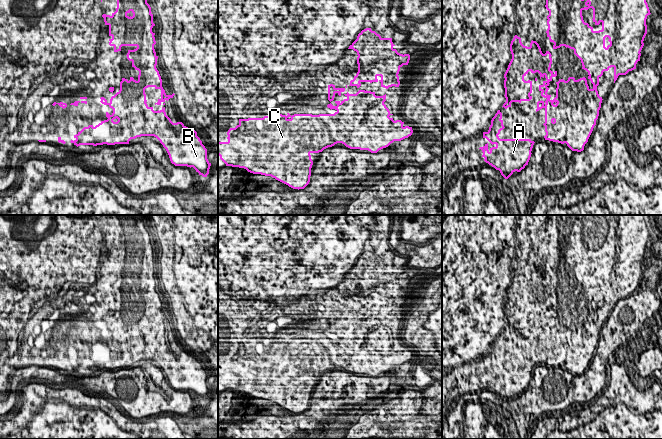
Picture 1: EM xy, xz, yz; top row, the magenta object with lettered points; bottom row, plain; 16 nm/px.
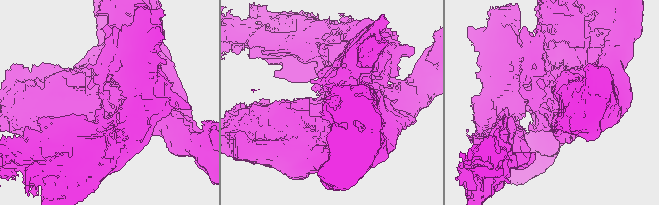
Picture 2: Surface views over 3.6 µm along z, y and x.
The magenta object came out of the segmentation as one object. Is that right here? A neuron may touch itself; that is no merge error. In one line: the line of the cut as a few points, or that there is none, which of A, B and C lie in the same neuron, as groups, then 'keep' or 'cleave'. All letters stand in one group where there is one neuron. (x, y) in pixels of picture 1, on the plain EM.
no cut; A B C; keep

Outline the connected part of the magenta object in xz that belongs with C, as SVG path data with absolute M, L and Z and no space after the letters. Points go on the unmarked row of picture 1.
M359 314L356 318L349 318L348 316L344 318L347 322L343 325L335 325L337 328L336 330L333 330L331 327L327 329L328 332L335 333L336 336L334 338L319 338L319 339L312 339L312 338L294 338L290 339L282 339L282 338L270 338L269 340L264 340L263 342L248 342L248 343L239 343L239 348L235 352L230 352L227 356L227 366L218 366L218 379L220 380L220 383L226 388L226 390L232 390L232 391L239 391L244 392L248 396L253 398L261 398L265 400L271 400L275 402L276 404L288 409L289 411L293 413L304 413L310 406L310 400L311 400L311 392L313 389L313 385L311 383L311 377L319 377L322 376L324 373L328 371L332 371L337 367L342 367L346 371L350 373L360 373L360 374L368 374L371 377L377 377L379 374L388 371L391 367L394 365L401 365L405 362L408 362L412 359L413 354L412 351L409 350L403 350L404 346L401 344L394 345L393 342L390 342L390 339L393 339L390 337L389 333L386 331L384 326L386 325L386 318L383 320L376 320L375 316L371 315L365 315L365 314Z

